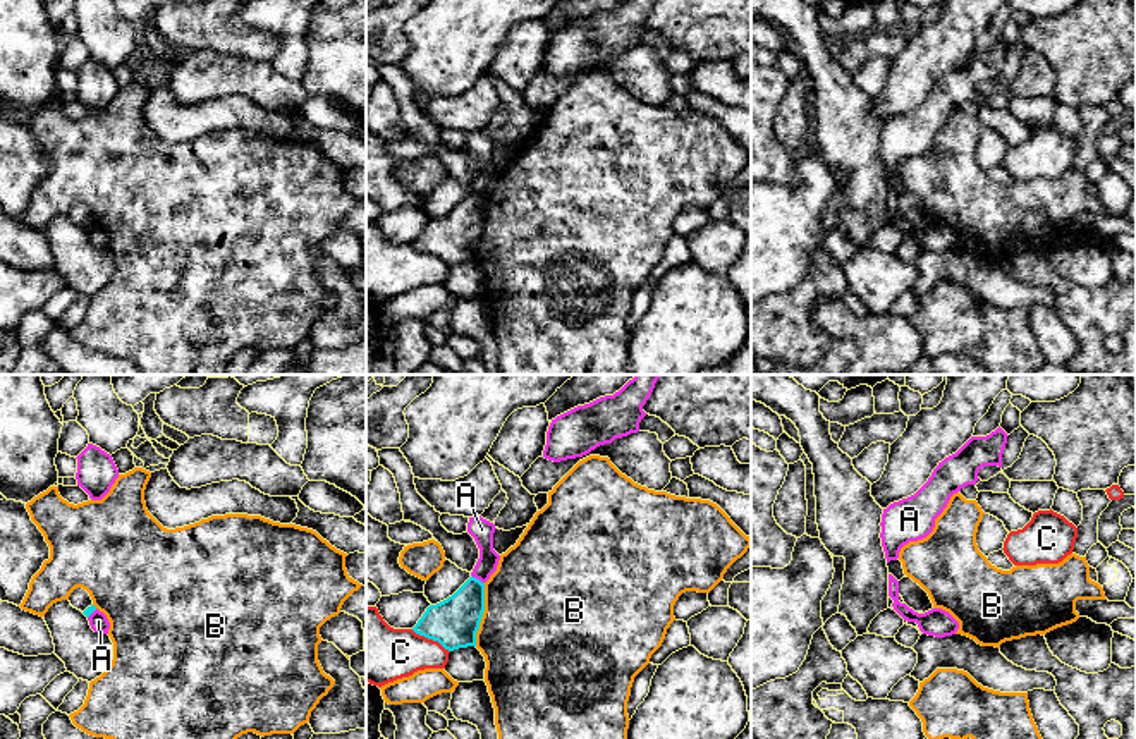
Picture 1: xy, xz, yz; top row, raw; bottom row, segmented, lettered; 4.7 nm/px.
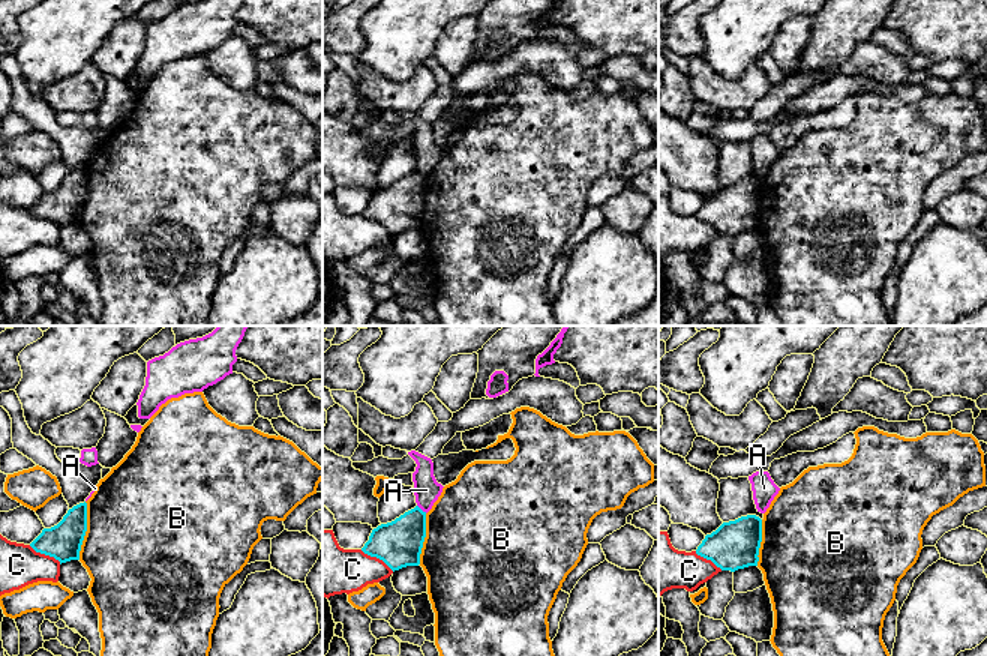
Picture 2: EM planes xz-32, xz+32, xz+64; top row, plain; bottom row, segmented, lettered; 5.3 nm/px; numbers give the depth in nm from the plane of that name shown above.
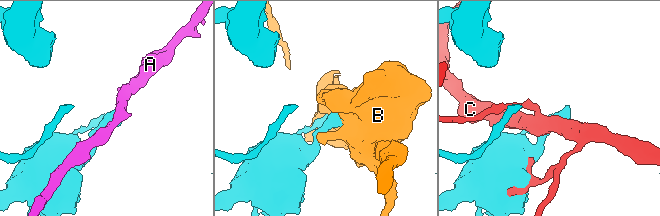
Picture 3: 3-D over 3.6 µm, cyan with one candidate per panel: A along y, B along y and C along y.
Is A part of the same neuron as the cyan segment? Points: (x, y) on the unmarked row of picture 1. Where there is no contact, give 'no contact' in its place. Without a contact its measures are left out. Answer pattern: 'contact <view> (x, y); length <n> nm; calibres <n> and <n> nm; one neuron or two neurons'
contact xz (478, 195); length 80 nm; calibres 220 and 110 nm; two neurons

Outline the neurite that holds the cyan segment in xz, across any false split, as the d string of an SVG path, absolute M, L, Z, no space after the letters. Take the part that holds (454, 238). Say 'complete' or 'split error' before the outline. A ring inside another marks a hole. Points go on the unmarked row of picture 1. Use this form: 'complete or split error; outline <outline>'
complete; outline M471 191L452 211L430 220L412 246L449 266L476 261L483 227L485 198Z

